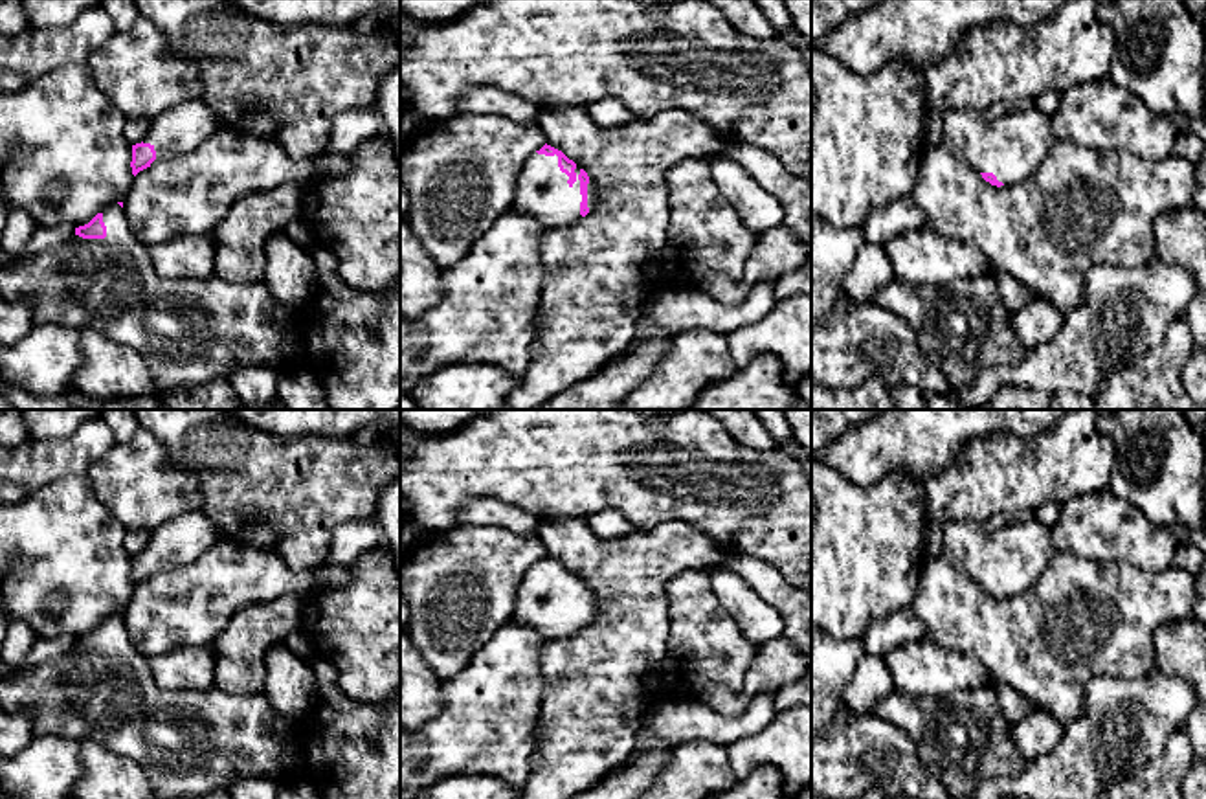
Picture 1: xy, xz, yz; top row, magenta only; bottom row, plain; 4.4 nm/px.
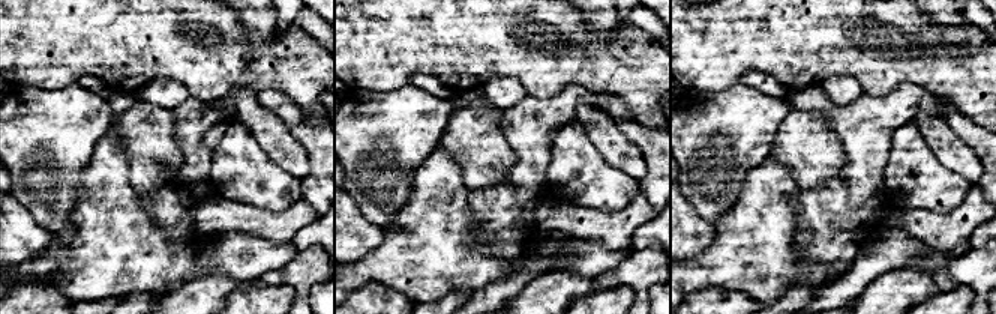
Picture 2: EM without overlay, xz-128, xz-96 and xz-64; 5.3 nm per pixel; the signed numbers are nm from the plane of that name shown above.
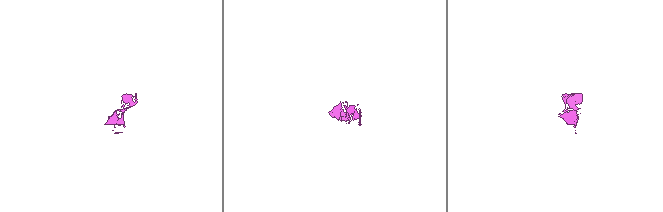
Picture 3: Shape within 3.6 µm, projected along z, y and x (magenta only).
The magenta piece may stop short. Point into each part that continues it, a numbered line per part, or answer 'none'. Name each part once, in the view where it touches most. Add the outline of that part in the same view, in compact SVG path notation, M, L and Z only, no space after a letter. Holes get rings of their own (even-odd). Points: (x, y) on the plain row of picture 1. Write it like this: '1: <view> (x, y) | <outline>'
1: xz (542, 603) | M534 564L518 591L512 621L534 628L543 637L571 637L580 626L580 579L576 577L576 593L567 595L569 588L560 582L558 568Z

